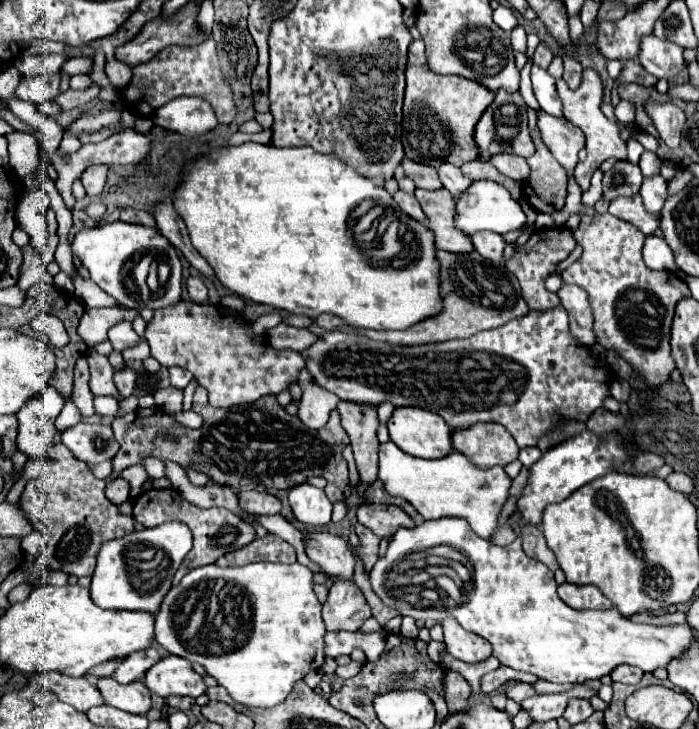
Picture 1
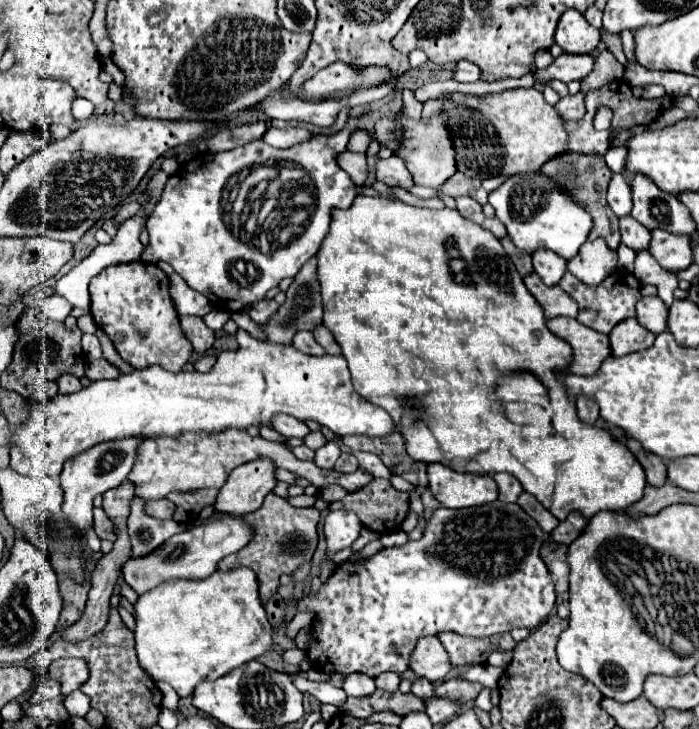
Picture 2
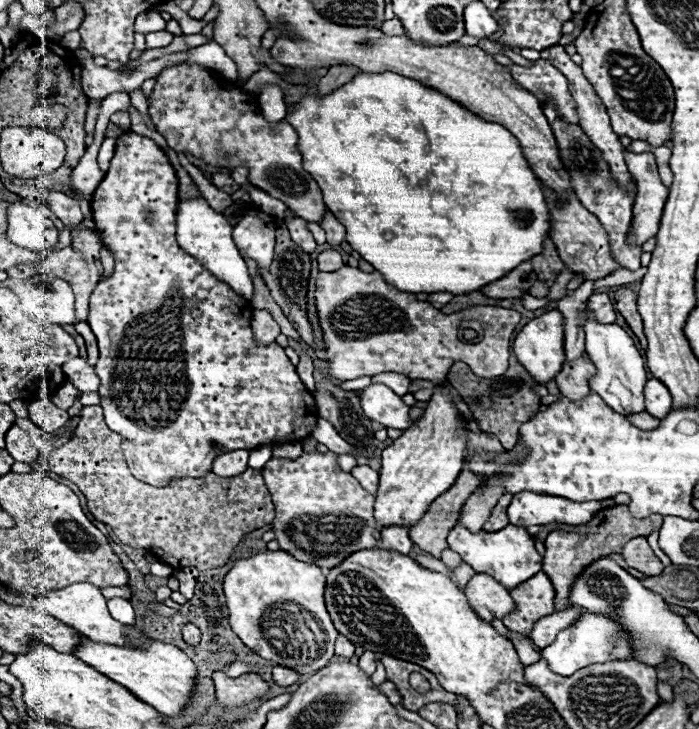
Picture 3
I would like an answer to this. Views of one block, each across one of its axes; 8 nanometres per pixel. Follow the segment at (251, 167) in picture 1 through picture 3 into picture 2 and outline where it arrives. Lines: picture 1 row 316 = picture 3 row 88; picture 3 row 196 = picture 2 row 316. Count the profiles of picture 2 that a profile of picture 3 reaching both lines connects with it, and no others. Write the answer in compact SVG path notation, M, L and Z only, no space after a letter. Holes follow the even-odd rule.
M358 196L354 200L352 208L340 210L340 212L332 212L332 214L334 214L332 216L332 228L330 228L328 236L324 238L324 244L322 244L320 252L316 254L318 272L320 272L320 284L322 284L324 324L330 328L330 332L334 334L336 342L342 348L342 356L346 358L350 374L352 374L354 390L362 398L366 398L374 406L384 408L392 416L392 422L400 428L406 452L412 456L412 460L424 462L424 464L440 462L440 464L444 464L444 466L448 466L448 468L452 468L456 472L470 472L470 474L474 474L474 472L476 474L508 472L508 474L512 474L514 478L520 480L524 492L536 496L536 500L548 512L552 512L558 520L564 520L570 512L580 512L584 518L592 518L594 514L598 514L602 510L620 512L620 510L628 508L630 504L638 502L644 496L644 486L646 486L644 468L632 456L632 452L624 444L614 440L608 430L578 420L576 400L568 398L568 392L566 392L564 384L556 376L560 372L568 374L568 366L570 366L570 360L572 360L572 346L568 342L564 342L562 338L554 336L548 330L546 318L544 318L544 312L542 312L540 304L536 304L536 298L528 292L528 288L524 286L522 276L518 274L518 270L514 268L510 256L504 252L500 240L492 232L488 232L482 226L462 218L458 214L458 210L450 210L450 208L442 208L442 210L414 208L414 206L408 206L408 204L400 202L400 200L386 200L386 198L372 198L372 196ZM518 372L522 372L522 374L524 372L532 372L532 376L536 376L546 386L548 398L550 398L552 408L554 408L552 417L554 432L552 434L537 438L536 433L532 434L531 426L514 426L506 418L504 408L498 404L498 396L496 396L498 380L502 380L506 376L516 376ZM404 408L416 408L416 416L418 416L416 424L402 426Z

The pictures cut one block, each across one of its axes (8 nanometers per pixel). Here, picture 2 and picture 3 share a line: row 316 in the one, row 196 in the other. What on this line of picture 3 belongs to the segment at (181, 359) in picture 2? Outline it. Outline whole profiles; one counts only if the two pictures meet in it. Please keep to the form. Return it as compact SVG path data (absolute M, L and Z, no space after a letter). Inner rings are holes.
M132 130L124 132L116 138L116 152L110 162L110 170L106 172L104 180L92 194L92 214L96 222L96 232L100 236L100 242L104 248L108 248L116 260L114 274L100 282L92 296L90 296L90 312L88 312L88 324L92 332L98 338L100 358L96 364L96 374L100 376L100 406L104 408L104 418L110 430L118 432L122 436L122 452L126 458L126 464L130 472L152 486L164 488L180 478L204 478L208 472L212 472L212 462L222 452L232 450L254 450L264 444L282 444L282 442L298 442L298 438L308 436L308 426L316 424L318 412L314 396L306 390L306 386L300 382L296 368L290 364L288 356L278 344L258 344L254 340L254 332L250 328L252 320L252 306L248 300L238 296L228 284L212 276L210 270L206 270L196 258L186 254L178 242L176 242L176 210L178 208L178 180L174 174L172 164L168 162L168 156L156 146L154 140L140 136Z

